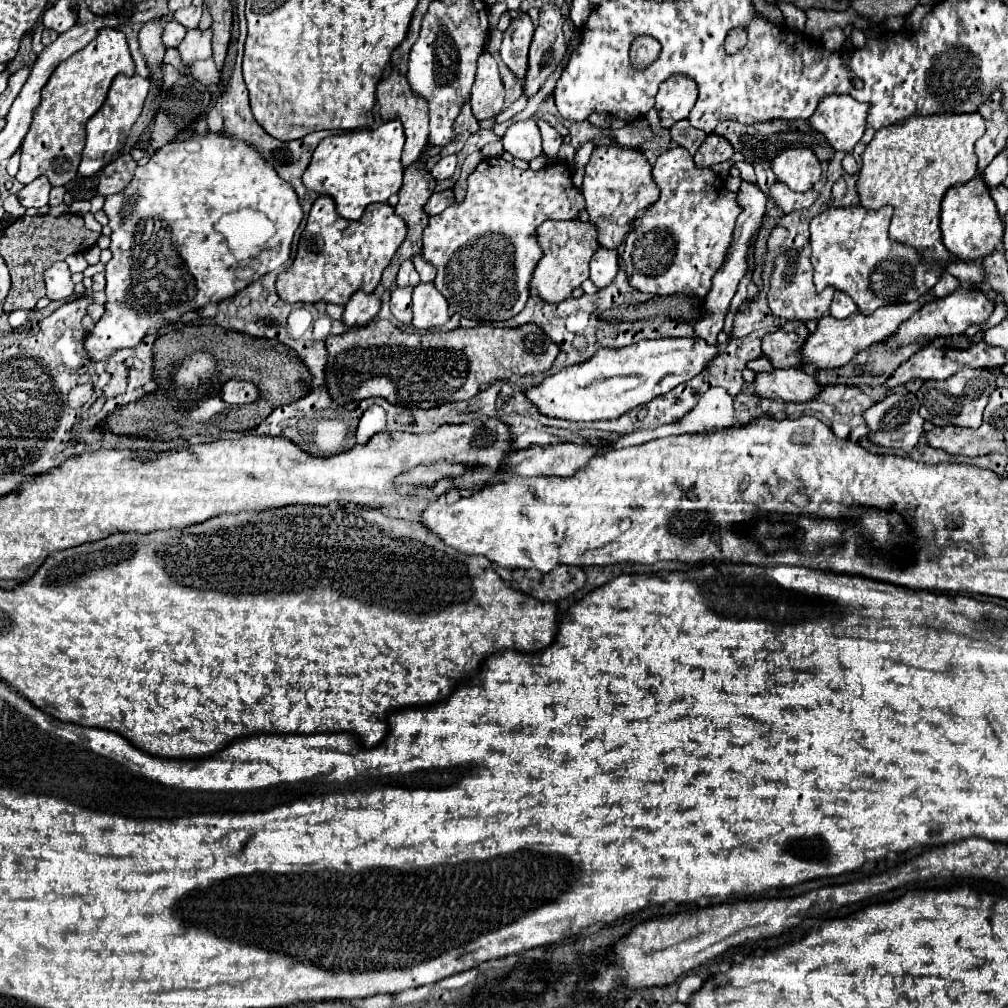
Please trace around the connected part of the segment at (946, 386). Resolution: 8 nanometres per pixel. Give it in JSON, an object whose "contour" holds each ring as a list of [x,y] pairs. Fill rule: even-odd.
{"contour":[[[960,369],[958,373],[942,381],[930,379],[916,393],[920,401],[920,415],[936,427],[958,425],[976,429],[982,423],[982,411],[994,389],[996,389],[996,373],[988,369]]]}

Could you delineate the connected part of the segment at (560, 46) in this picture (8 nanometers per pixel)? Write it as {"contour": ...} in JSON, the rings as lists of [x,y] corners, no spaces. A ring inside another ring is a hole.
{"contour":[[[548,3],[540,9],[540,25],[534,31],[530,55],[528,55],[528,73],[524,79],[524,95],[532,97],[546,77],[562,61],[568,45],[562,35],[564,17],[554,3]]]}

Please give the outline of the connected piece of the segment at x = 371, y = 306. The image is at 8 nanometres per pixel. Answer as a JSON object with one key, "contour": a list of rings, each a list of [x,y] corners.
{"contour":[[[354,293],[352,299],[348,301],[346,309],[344,309],[344,315],[342,315],[342,321],[348,325],[348,327],[360,327],[360,325],[366,325],[368,321],[372,321],[378,311],[380,311],[380,297],[376,293]]]}

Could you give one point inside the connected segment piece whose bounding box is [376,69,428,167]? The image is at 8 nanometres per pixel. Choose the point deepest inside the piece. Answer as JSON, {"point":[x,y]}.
{"point":[396,100]}

